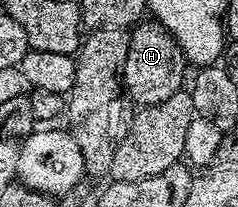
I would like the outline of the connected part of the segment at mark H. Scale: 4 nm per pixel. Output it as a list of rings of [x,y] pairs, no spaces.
[[[140,21],[130,28],[129,53],[125,53],[123,66],[123,89],[132,104],[152,107],[173,97],[173,93],[184,90],[183,74],[187,70],[189,64],[183,56],[181,45],[161,24]]]

